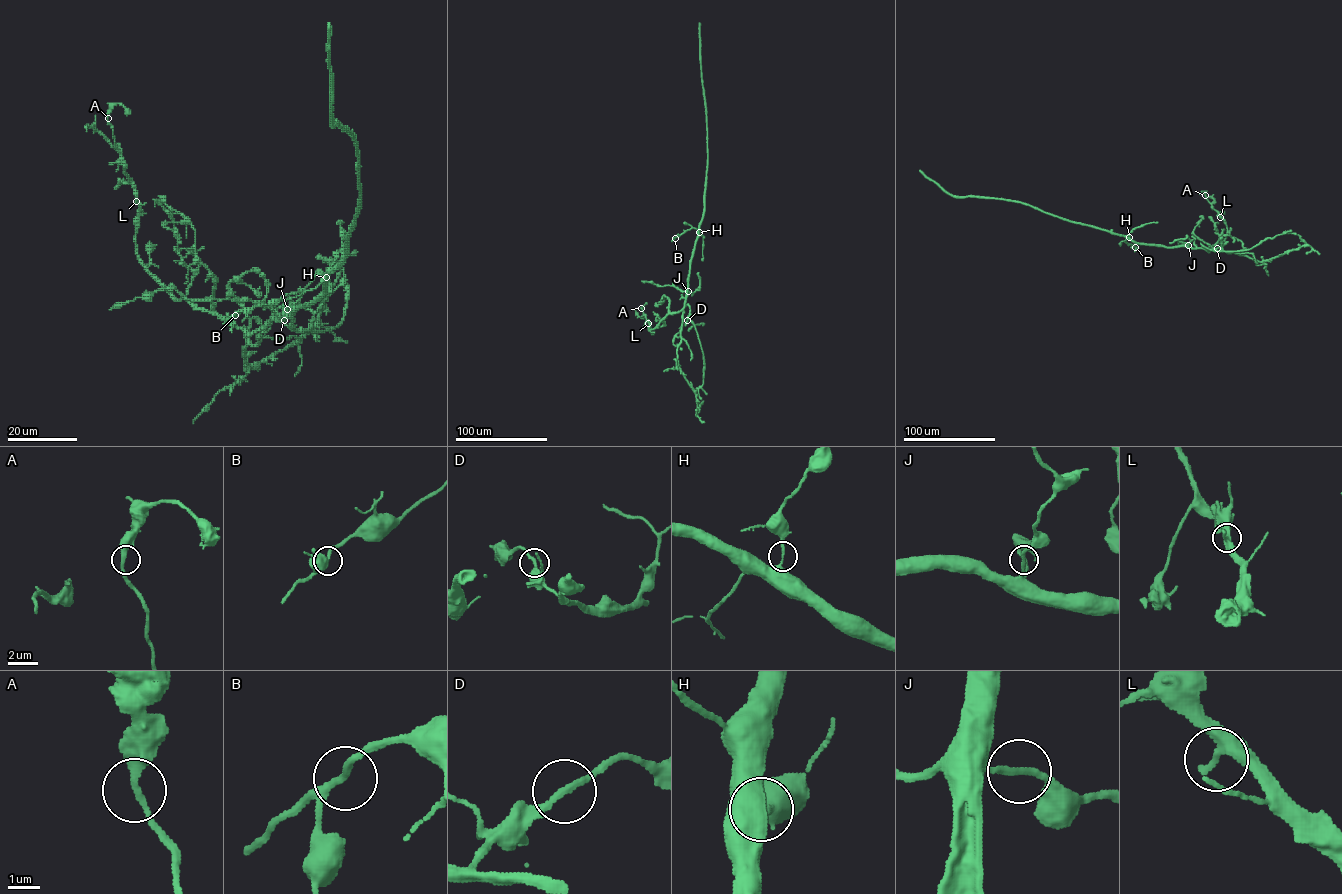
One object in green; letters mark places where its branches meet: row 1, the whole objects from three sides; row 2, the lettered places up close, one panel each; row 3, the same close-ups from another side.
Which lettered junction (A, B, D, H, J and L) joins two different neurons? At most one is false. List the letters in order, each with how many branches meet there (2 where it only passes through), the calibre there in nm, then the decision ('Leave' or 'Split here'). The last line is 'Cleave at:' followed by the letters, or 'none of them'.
A: Branches: 2. Thickness 300 nm. Leave
B: Branches: 2. Thickness 200 nm. Leave
D: Branches: 2. Thickness 190 nm. Leave
H: Branches: 2. Thickness 170 nm. Leave
J: Branches: 2. Thickness 200 nm. Leave
L: Branches: 2. Thickness 300 nm. Leave
Cleave at: none of them

